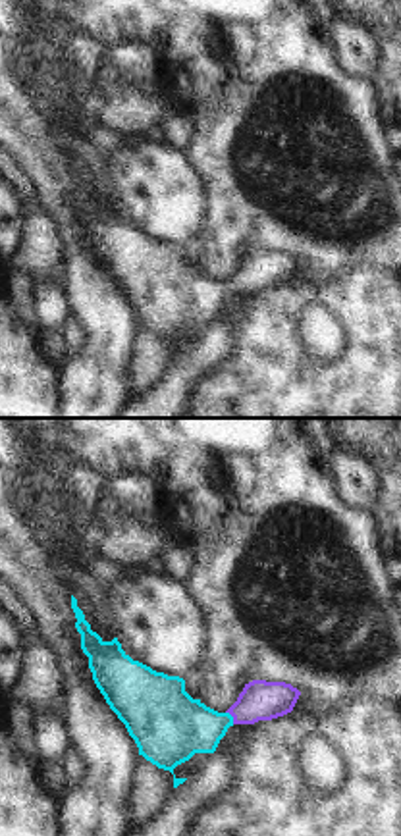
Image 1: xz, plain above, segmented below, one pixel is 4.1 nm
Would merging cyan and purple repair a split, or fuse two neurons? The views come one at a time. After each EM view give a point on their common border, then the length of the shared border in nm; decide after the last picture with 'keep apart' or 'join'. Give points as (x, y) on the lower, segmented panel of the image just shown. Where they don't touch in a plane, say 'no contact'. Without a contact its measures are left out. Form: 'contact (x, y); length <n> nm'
contact (232, 717); length 70 nm

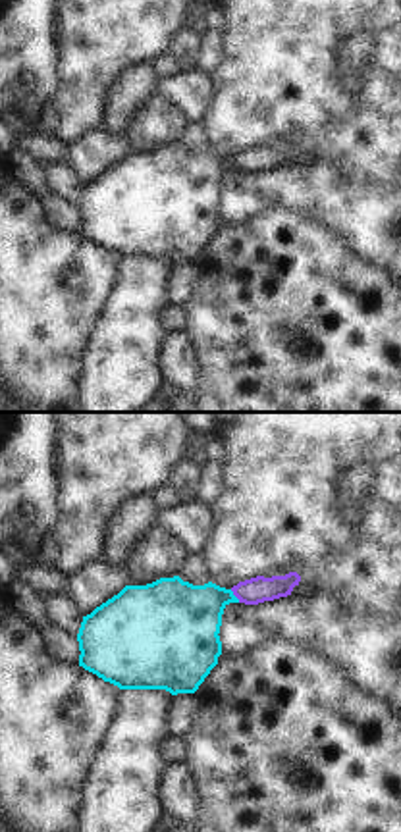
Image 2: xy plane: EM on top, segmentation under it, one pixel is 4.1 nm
contact (234, 596); length 70 nm

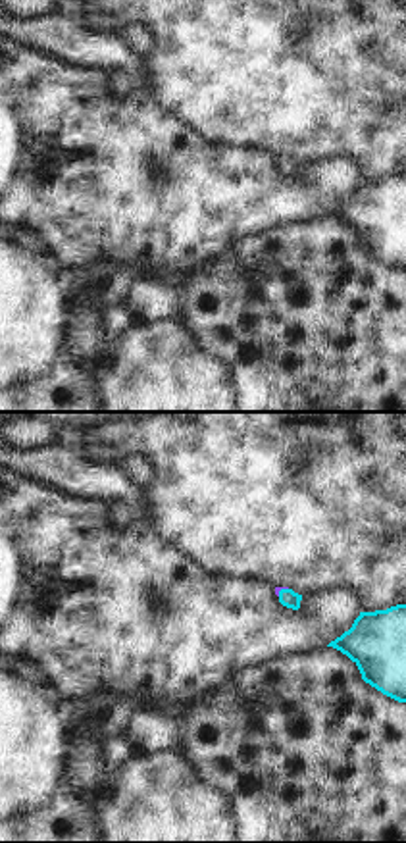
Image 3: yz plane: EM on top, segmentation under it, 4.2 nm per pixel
contact (281, 589); length 60 nm

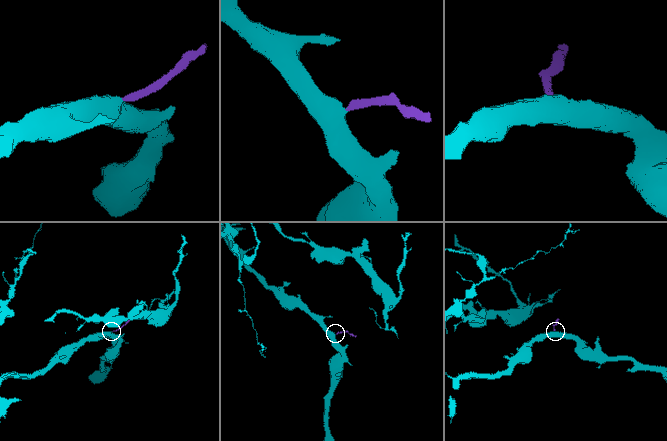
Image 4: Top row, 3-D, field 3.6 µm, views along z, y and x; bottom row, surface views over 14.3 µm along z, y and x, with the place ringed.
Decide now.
join

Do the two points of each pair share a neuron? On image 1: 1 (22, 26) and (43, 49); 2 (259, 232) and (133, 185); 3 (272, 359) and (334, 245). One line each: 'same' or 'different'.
1: different
2: different
3: different

